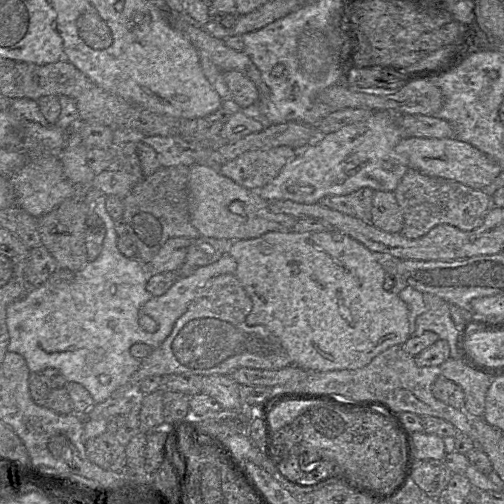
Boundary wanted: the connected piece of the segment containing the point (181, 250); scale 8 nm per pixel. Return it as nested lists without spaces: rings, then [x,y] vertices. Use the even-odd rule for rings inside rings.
[[[185,237],[169,239],[155,257],[145,265],[148,276],[176,271],[184,264],[188,247],[194,240]]]

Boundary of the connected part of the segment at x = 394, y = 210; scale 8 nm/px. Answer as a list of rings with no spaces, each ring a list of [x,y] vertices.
[[[375,191],[370,223],[390,233],[400,233],[404,226],[402,210],[394,192]]]

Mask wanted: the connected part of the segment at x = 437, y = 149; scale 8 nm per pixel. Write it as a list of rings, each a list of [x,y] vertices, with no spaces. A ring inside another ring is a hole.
[[[402,138],[396,152],[405,154],[410,168],[425,175],[462,183],[474,189],[483,189],[501,173],[501,166],[492,158],[467,142],[456,138]]]

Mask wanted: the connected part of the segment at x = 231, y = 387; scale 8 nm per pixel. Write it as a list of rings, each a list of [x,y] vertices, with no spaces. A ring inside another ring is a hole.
[[[229,375],[203,376],[203,391],[214,398],[222,409],[241,409],[240,392],[241,385]]]

